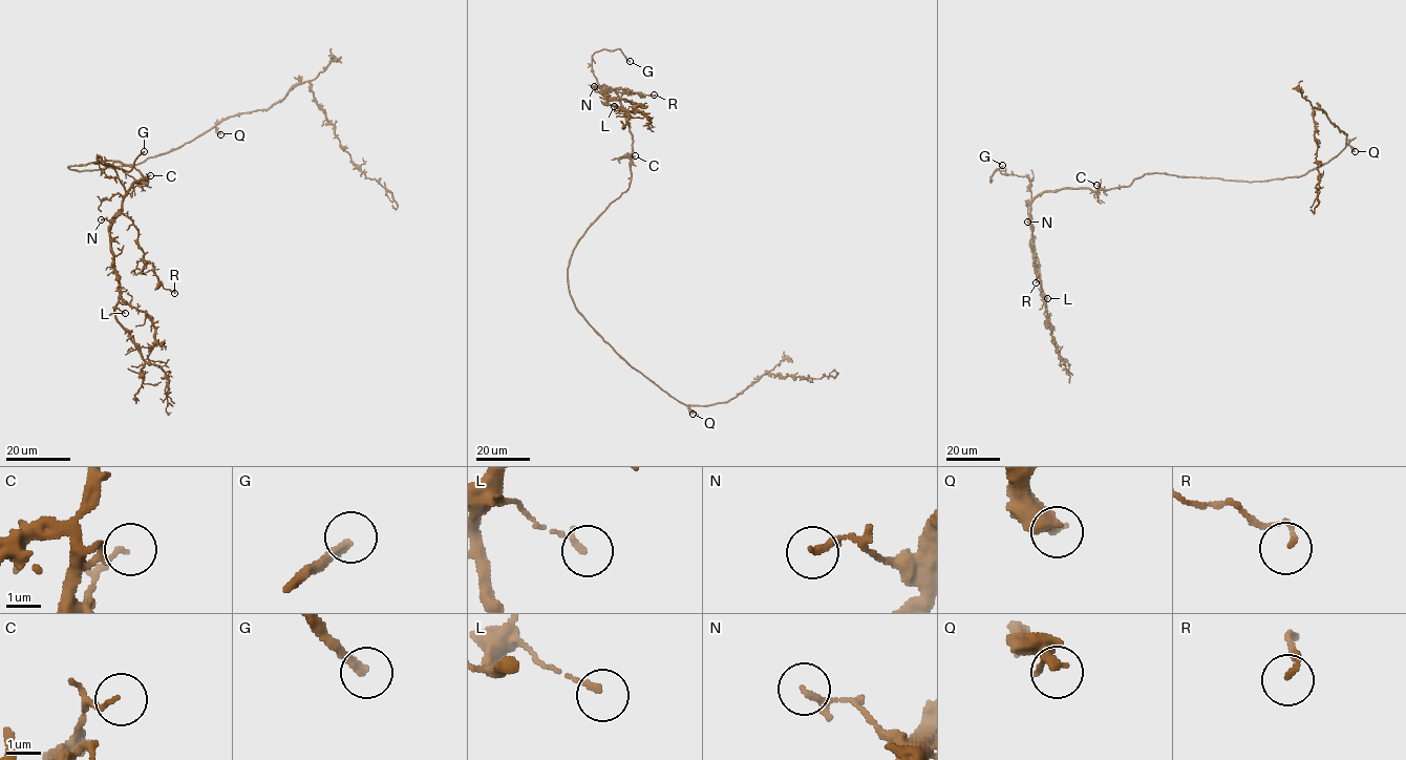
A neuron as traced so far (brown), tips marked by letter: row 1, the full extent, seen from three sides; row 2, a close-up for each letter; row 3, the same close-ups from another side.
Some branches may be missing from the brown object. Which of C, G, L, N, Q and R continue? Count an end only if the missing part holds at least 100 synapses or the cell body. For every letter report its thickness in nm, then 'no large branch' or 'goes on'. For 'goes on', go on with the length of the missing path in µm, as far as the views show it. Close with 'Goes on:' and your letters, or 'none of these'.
C: calibre 110 nm; no large branch
G: calibre 280 nm; goes on; missing 5 µm
L: calibre 170 nm; no large branch
N: calibre 200 nm; no large branch
Q: calibre 420 nm; goes on; missing 60 µm
R: calibre 130 nm; no large branch
Goes on: G, Q

